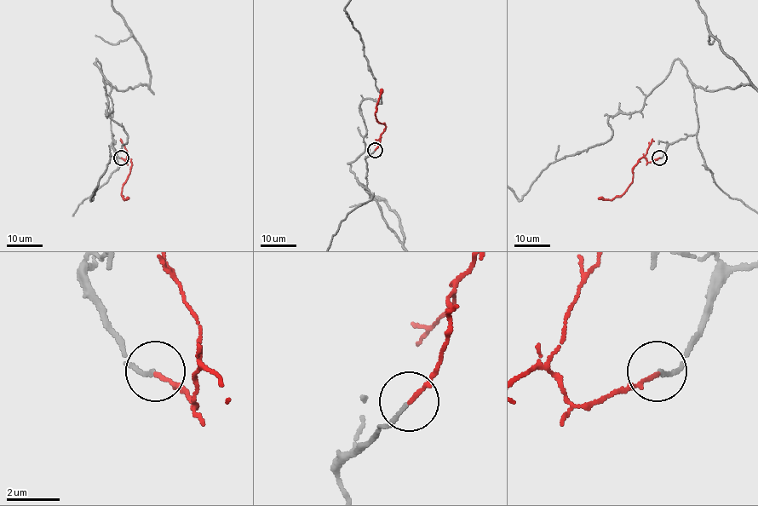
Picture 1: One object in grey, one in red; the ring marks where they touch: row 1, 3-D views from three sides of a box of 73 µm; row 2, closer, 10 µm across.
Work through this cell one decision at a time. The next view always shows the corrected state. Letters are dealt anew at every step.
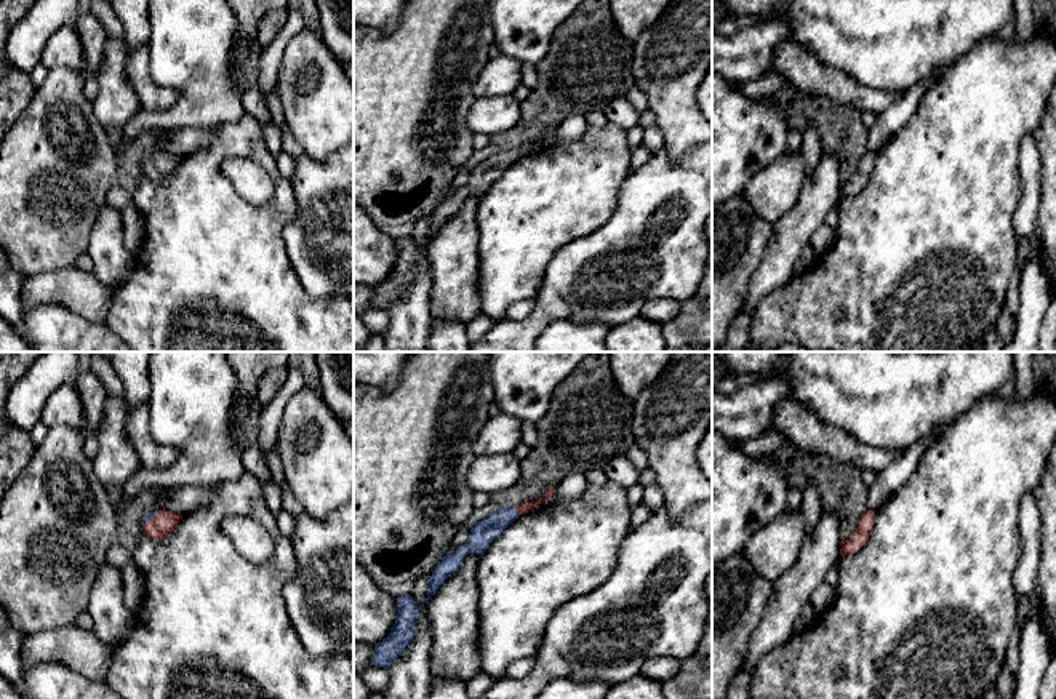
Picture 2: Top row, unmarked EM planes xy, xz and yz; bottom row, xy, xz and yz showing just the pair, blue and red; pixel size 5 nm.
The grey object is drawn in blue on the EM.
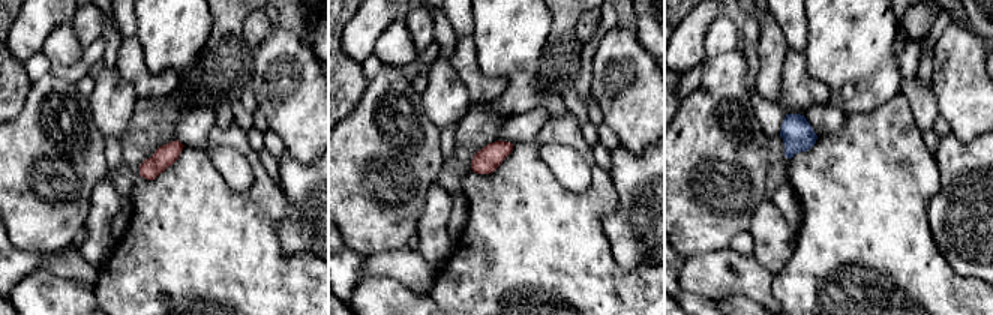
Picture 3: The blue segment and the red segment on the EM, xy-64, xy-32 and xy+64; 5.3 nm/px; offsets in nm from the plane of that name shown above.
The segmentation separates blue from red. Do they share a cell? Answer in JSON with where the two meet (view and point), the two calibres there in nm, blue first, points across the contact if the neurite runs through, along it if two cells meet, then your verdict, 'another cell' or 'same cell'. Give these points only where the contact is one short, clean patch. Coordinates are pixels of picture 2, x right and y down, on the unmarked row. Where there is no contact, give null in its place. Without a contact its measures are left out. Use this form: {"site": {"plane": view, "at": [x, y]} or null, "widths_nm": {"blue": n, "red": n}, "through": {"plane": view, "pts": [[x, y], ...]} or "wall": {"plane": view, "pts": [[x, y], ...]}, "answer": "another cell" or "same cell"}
{"site": {"plane": "xz", "at": [516, 154]}, "widths_nm": {"blue": 120, "red": 50}, "through": {"plane": "xz", "pts": [[485, 173], [503, 159], [516, 154], [522, 151]]}, "answer": "same cell"}

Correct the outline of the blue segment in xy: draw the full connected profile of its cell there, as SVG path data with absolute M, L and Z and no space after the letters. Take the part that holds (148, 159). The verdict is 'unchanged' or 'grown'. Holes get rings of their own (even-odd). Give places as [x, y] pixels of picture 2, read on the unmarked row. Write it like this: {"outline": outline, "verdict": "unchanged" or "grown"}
{"outline": "M158 152L150 154L141 162L144 168L144 176L152 181L165 181L174 173L178 165L182 162L182 157L170 152Z", "verdict": "grown"}

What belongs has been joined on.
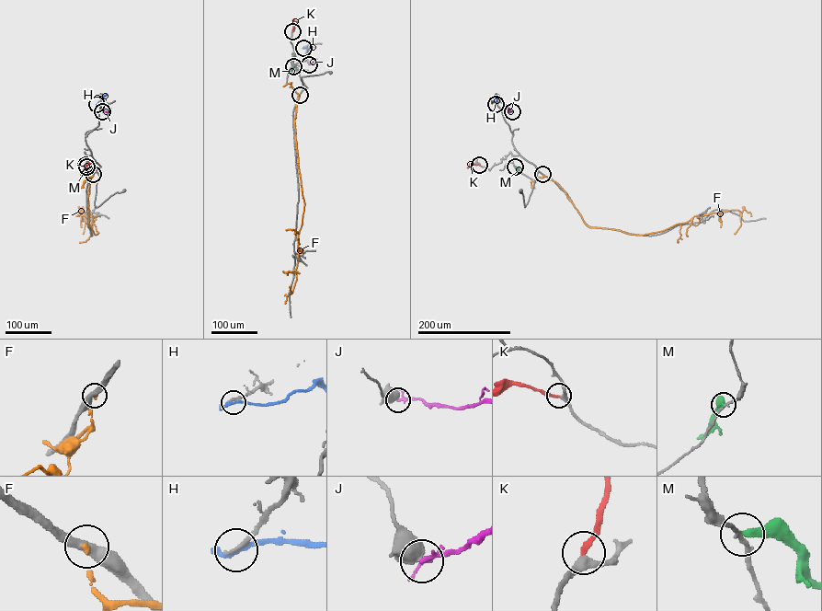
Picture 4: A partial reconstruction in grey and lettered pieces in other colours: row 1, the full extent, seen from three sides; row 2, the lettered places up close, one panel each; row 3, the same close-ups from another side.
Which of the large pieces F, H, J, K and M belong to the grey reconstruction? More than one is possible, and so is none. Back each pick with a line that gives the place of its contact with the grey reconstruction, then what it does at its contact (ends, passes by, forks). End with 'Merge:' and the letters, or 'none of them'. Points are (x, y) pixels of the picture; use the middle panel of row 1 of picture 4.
Merge: none of them

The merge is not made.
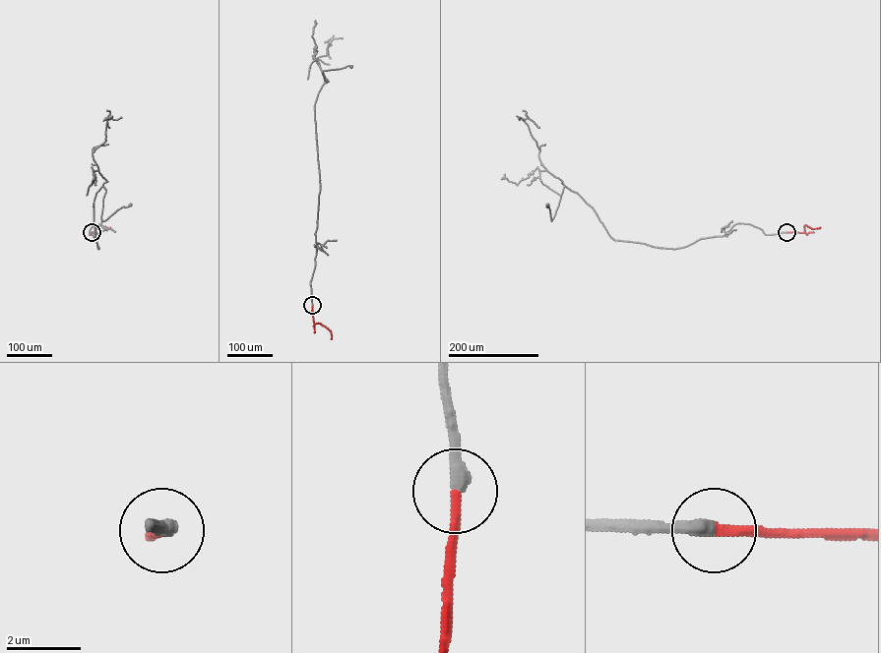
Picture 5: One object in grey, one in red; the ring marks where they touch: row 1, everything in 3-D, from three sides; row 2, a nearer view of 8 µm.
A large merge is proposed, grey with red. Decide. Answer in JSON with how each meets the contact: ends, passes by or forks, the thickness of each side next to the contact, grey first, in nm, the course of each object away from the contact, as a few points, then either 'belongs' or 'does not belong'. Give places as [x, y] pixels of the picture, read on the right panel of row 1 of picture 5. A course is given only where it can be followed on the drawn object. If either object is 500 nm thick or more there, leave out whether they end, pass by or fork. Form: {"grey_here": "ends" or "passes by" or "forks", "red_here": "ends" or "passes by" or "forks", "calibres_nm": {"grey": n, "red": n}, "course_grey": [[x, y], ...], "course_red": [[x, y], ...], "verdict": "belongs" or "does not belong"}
{"grey_here": "ends", "red_here": "ends", "calibres_nm": {"grey": 400, "red": 240}, "course_grey": [[786, 232], [738, 223], [723, 236], [659, 248], [614, 240], [565, 186], [551, 221], [547, 205]], "course_red": [[786, 232], [804, 232], [804, 225], [812, 229], [820, 227]], "verdict": "belongs"}

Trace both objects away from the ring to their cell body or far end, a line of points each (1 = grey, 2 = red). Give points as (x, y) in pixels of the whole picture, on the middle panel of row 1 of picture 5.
1: (312, 305), (310, 281), (316, 254), (320, 184), (314, 105), (322, 87), (327, 82), (323, 71), (350, 67)
2: (312, 305), (314, 323), (327, 327), (331, 338)

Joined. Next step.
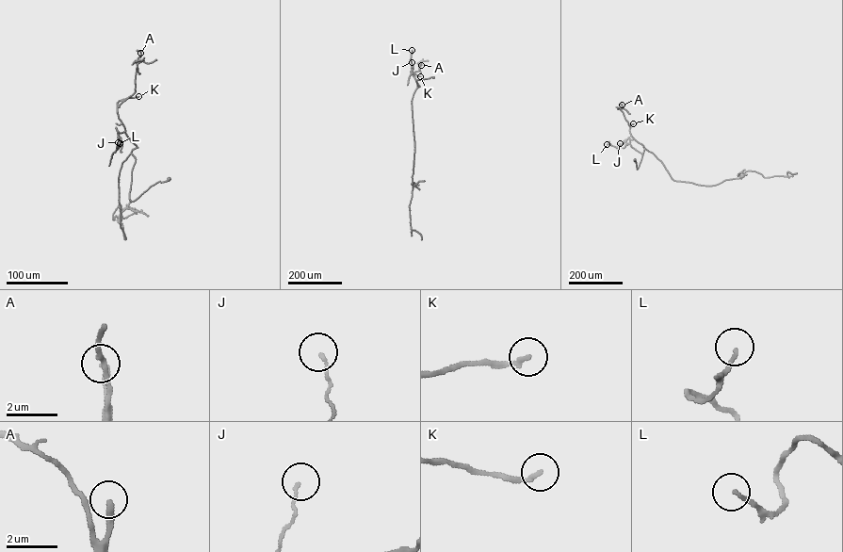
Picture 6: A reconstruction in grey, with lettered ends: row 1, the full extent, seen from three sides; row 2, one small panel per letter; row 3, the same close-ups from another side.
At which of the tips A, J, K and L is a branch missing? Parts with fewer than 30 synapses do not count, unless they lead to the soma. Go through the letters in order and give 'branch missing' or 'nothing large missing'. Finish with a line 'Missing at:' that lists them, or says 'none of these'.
A: nothing large missing
J: nothing large missing
K: nothing large missing
L: nothing large missing
Missing at: none of these

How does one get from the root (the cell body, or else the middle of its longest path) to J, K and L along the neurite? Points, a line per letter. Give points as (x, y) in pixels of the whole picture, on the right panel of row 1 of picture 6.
J: (635, 159), (637, 170), (645, 148), (643, 145), (628, 138), (620, 143)
K: (635, 159), (637, 170), (645, 148), (630, 135), (630, 125), (633, 123)
L: (635, 159), (637, 170), (645, 148), (634, 139), (628, 138), (616, 148), (607, 144)

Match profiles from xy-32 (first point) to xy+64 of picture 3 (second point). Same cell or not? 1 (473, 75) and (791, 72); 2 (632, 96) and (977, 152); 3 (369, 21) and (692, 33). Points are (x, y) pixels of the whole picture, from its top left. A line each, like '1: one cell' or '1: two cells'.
1: one cell
2: two cells
3: one cell

